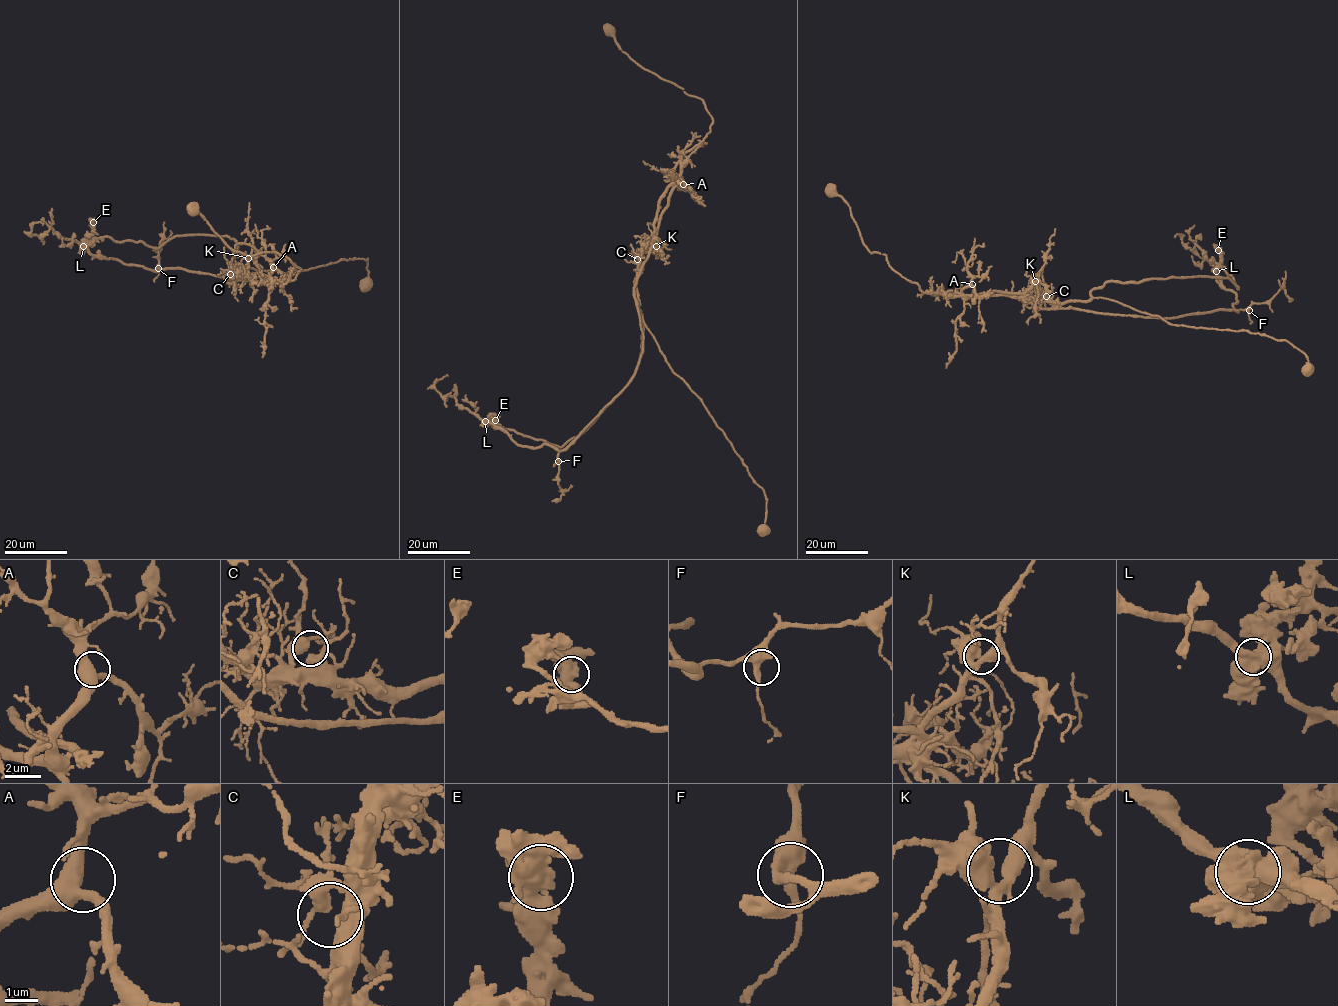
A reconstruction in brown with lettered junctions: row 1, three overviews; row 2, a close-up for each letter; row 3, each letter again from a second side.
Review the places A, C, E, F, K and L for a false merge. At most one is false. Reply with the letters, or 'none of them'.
L

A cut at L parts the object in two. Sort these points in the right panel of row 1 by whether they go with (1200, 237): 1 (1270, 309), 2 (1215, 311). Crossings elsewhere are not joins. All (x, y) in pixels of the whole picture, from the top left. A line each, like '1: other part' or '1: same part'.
1: same part
2: same part

